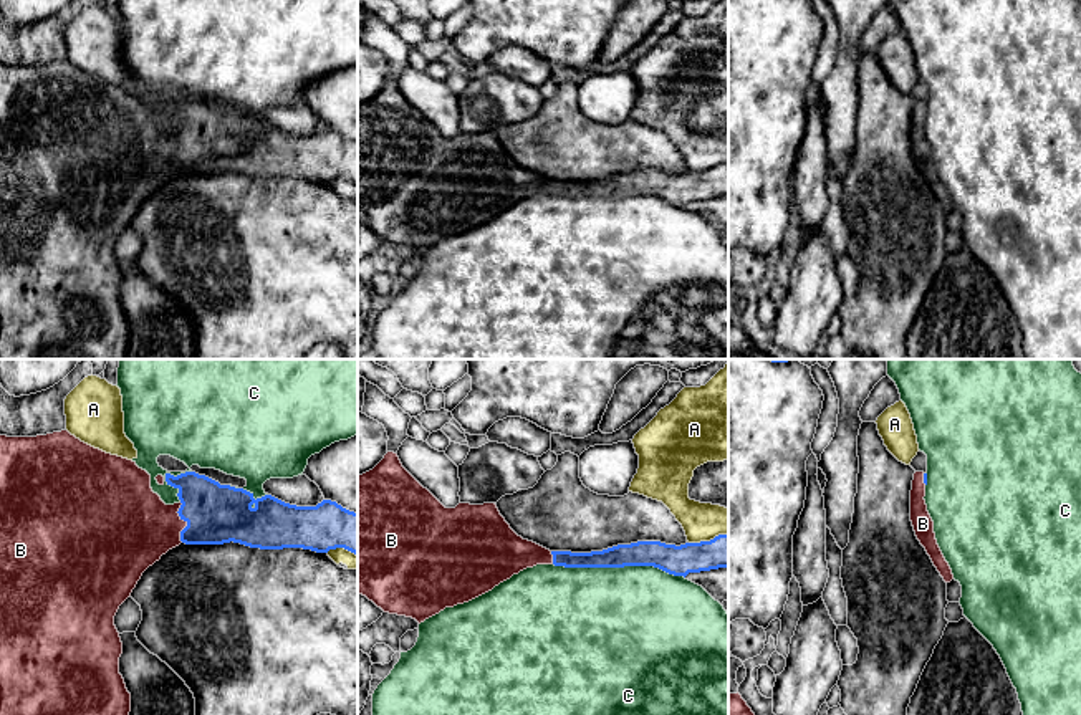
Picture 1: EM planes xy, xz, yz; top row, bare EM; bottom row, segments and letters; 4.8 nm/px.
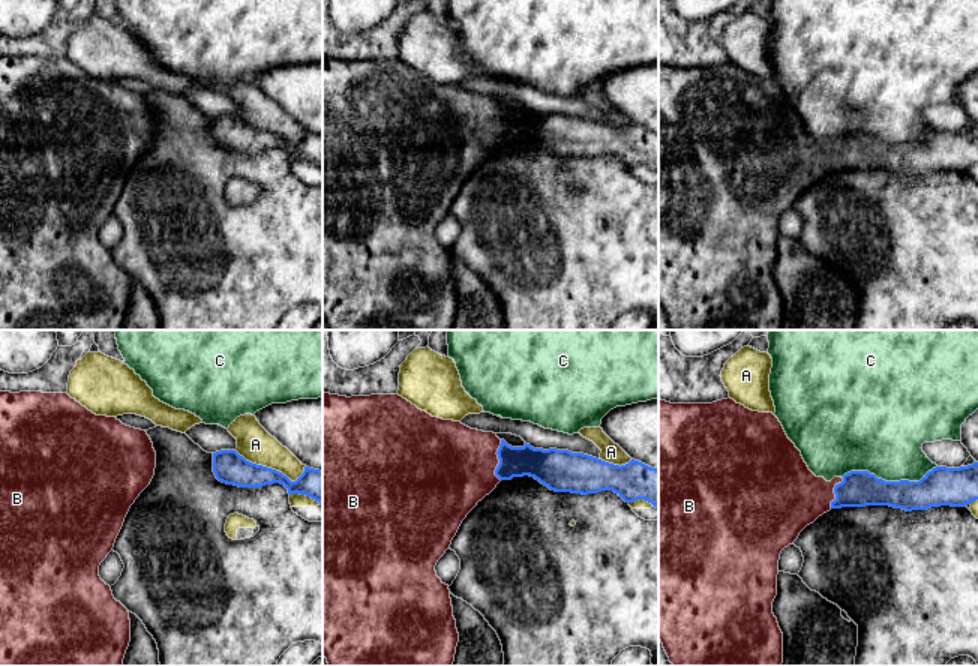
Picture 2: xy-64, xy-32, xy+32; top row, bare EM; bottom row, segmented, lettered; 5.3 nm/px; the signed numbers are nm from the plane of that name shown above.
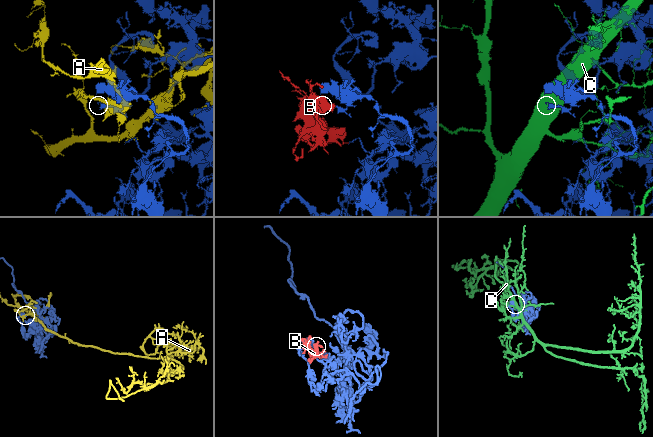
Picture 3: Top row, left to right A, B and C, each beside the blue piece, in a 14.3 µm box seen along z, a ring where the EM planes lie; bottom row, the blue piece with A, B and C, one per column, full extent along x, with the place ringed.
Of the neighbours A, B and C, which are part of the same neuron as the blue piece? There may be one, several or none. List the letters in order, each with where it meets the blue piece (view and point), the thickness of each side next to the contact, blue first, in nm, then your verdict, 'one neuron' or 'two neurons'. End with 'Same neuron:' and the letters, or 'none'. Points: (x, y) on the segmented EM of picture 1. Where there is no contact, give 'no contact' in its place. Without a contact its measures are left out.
A: meets blue in xz at (707, 542); 160 nm thick on the blue side, 190 nm on the other; two neurons
B: meets blue in xy at (184, 520); 300 nm thick on the blue side, 380 nm on the other; one neuron
C: meets blue in xz at (619, 566); 140 nm thick on the blue side, 500 nm on the other; two neurons
Same neuron: B

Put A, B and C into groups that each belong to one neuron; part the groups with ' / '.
A / B / C

